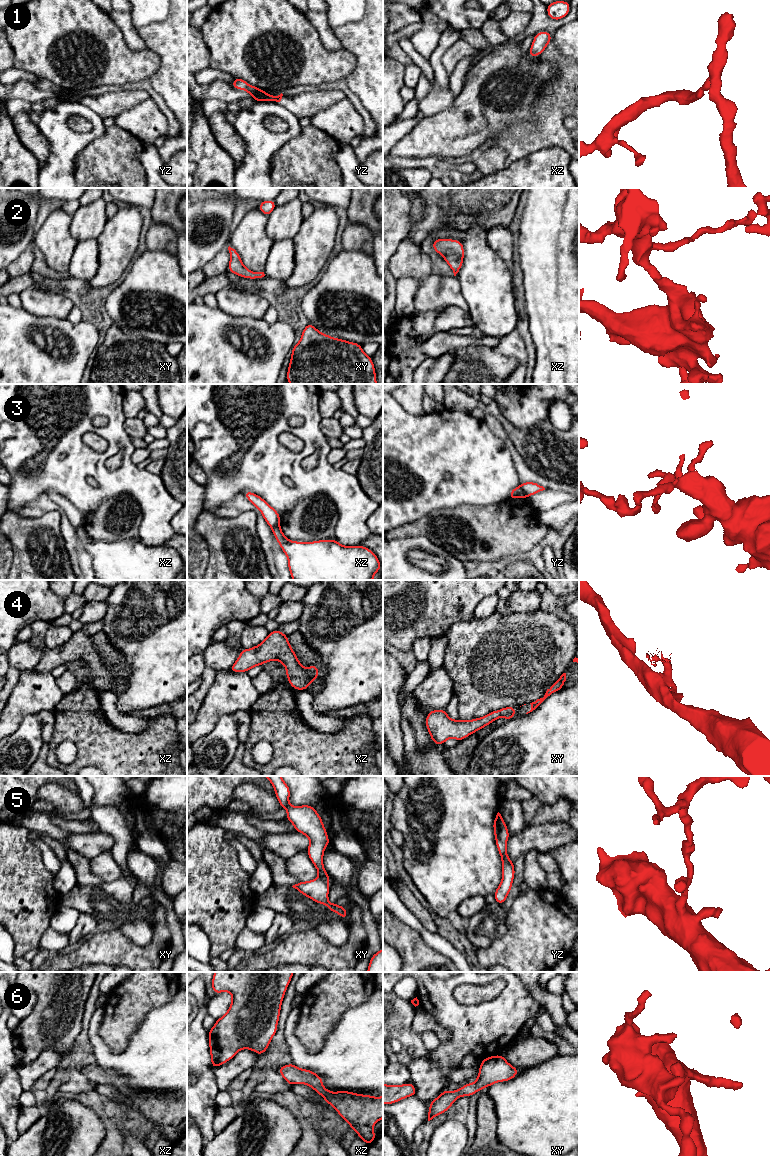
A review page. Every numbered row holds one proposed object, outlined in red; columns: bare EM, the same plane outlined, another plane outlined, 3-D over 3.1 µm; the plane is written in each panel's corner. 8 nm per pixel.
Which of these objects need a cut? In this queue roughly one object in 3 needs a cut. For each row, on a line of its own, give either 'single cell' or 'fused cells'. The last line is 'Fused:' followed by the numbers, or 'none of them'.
1: single cell
2: single cell
3: fused cells
4: fused cells
5: single cell
6: single cell
Fused: 3, 4

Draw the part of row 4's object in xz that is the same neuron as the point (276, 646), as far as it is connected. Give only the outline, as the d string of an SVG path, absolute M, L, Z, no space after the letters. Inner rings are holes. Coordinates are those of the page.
M279 630L268 633L261 644L243 649L229 671L248 672L251 668L271 660L277 660L286 667L286 676L295 690L305 690L317 678L317 670L310 670L301 665L288 642L288 636Z

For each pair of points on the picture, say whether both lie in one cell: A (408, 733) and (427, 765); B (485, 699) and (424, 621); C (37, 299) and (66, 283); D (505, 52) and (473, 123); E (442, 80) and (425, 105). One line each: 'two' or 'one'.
A: one
B: two
C: two
D: one
E: two

